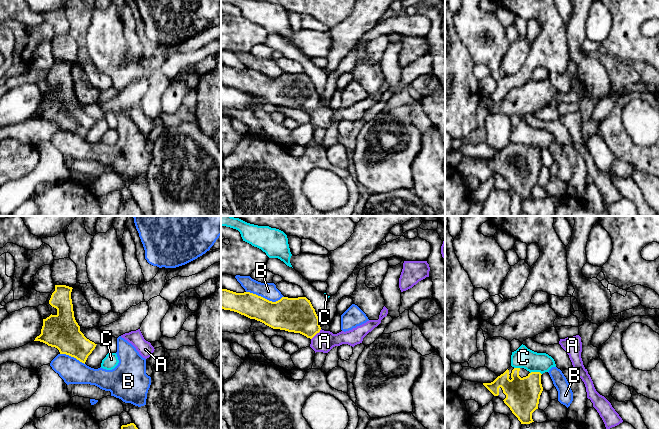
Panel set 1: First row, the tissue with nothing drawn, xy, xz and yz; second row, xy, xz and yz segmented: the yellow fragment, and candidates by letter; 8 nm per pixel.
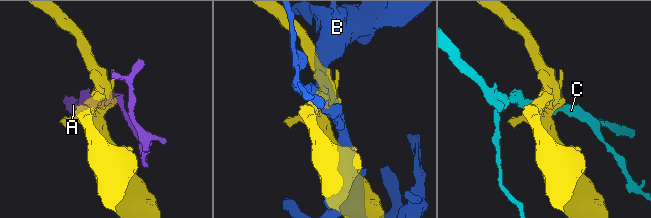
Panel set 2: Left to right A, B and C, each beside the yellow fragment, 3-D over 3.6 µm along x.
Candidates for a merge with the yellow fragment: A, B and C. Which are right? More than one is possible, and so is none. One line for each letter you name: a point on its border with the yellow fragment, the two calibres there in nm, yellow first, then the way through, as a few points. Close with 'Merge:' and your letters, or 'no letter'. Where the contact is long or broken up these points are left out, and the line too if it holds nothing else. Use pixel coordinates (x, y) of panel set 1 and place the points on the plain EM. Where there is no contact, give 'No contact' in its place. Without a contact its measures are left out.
A: Touches yellow at xz (316, 109). Thickness 280 nm (yellow) against 170 nm. Path across: xz (297, 91), (316, 109), (324, 117)
Merge: A

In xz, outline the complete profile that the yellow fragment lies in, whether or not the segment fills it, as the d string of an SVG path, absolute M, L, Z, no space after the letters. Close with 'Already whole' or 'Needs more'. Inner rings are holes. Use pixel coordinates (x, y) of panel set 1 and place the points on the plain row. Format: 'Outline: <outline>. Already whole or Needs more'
Outline: M221 65L221 84L260 97L273 105L300 109L311 115L310 123L315 129L328 129L342 120L354 123L362 119L363 114L388 90L384 82L378 96L369 96L352 106L333 110L321 105L315 85L306 73L282 73L272 78L250 68L236 69Z. Needs more

